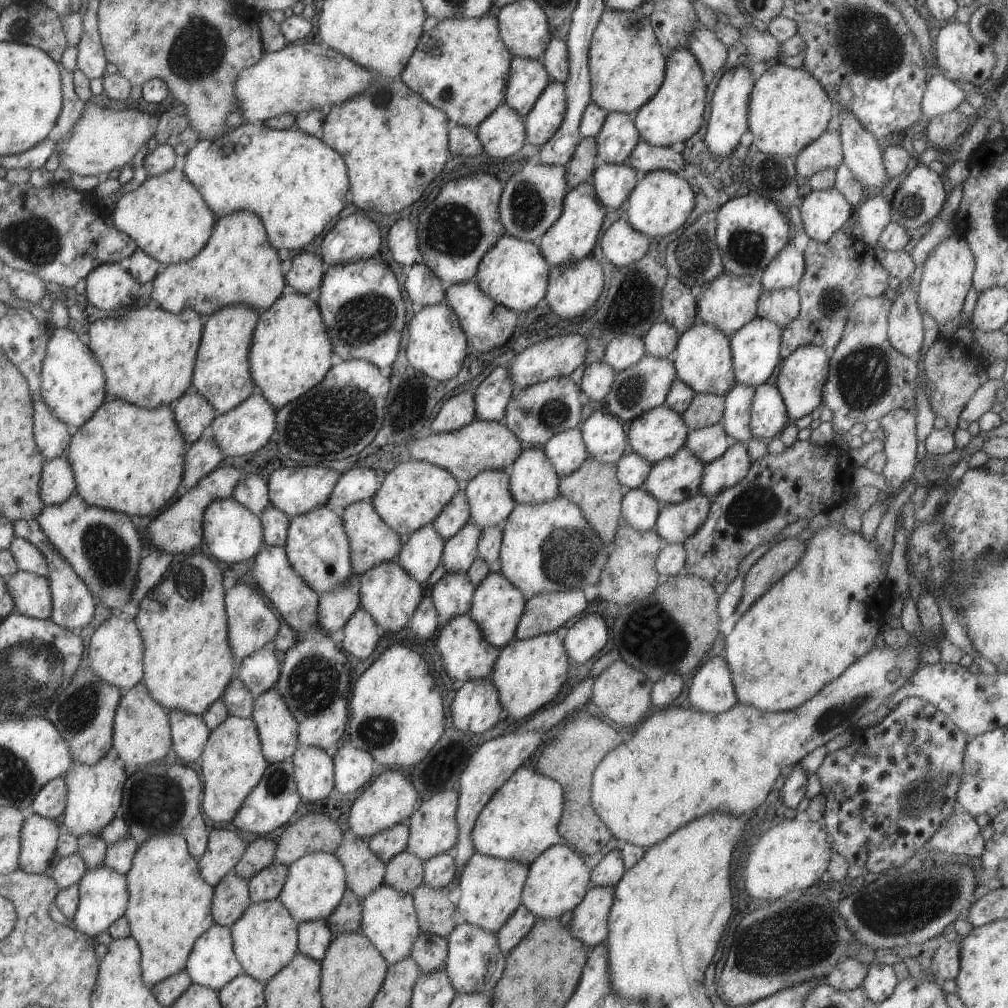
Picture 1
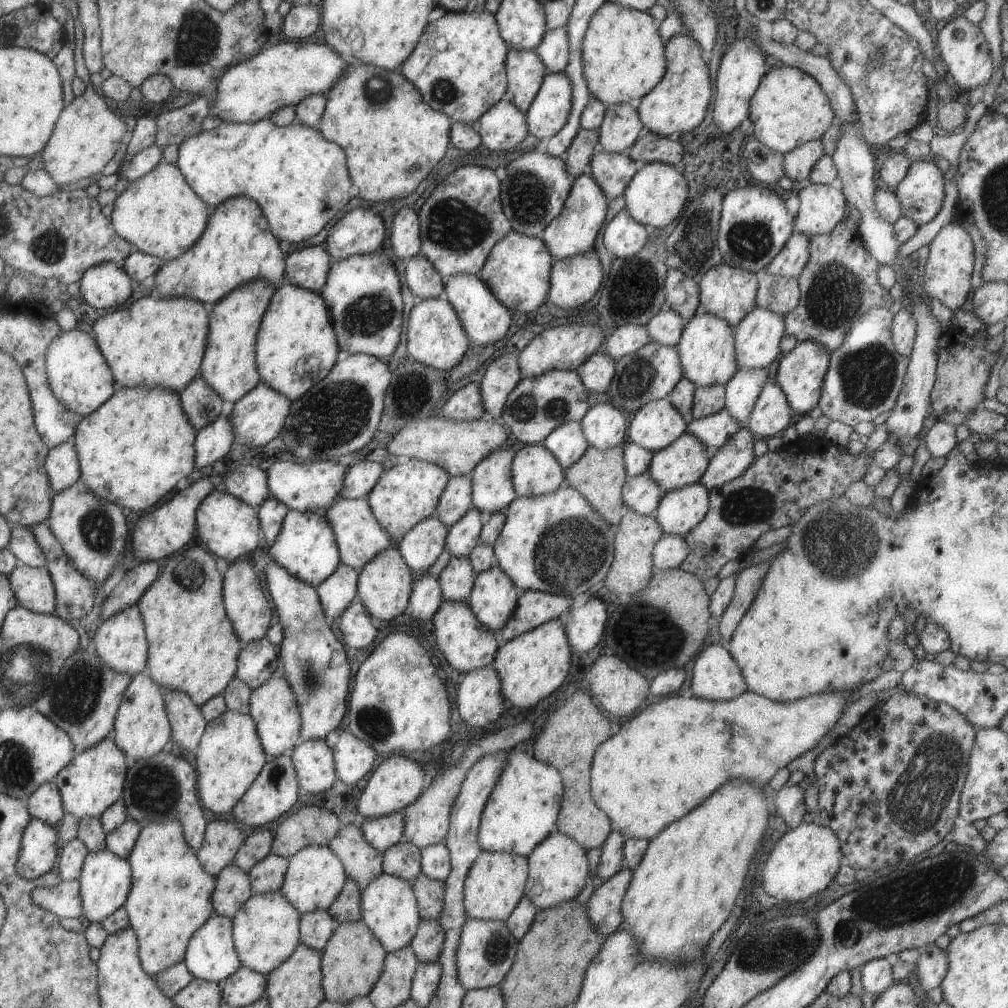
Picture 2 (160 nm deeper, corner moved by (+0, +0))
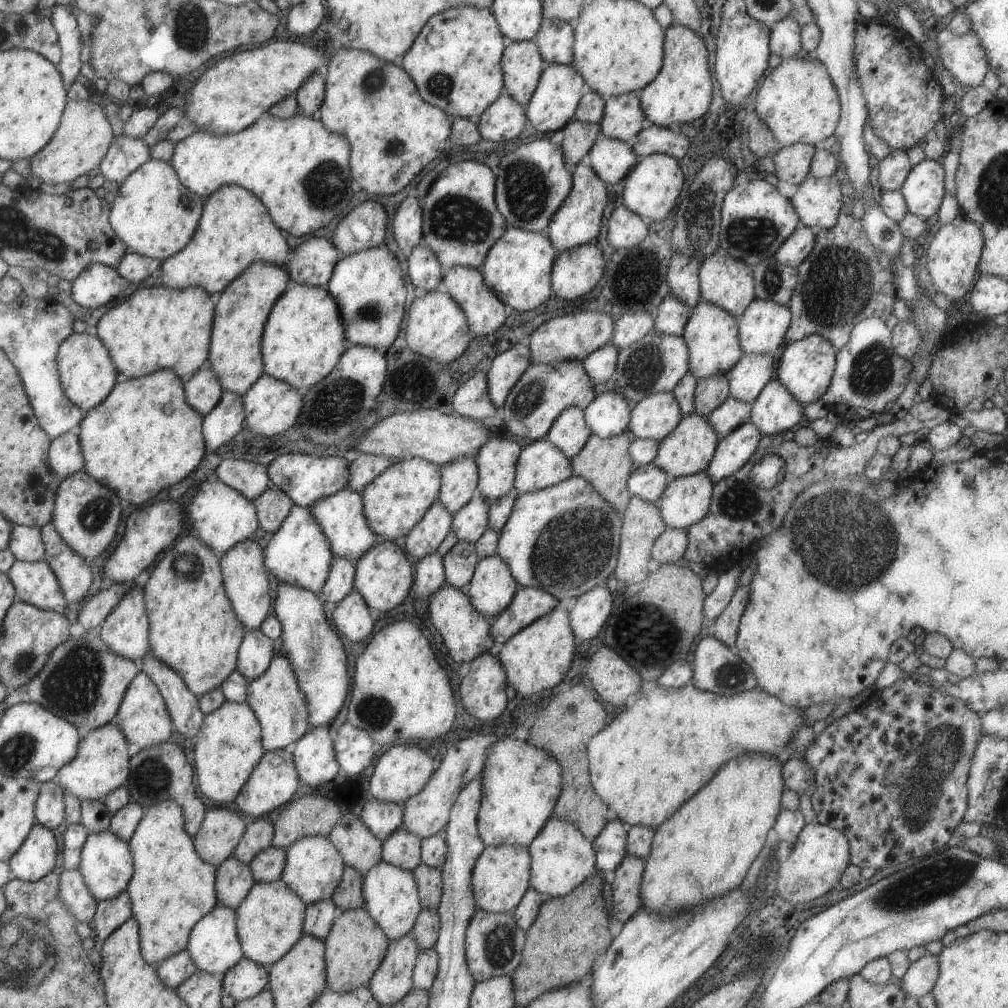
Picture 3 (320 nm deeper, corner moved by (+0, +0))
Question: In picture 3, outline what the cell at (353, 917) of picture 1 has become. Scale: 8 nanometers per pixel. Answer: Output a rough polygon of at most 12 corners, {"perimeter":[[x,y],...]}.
{"perimeter":[[344,866],[330,896],[339,911],[364,906],[362,876]]}

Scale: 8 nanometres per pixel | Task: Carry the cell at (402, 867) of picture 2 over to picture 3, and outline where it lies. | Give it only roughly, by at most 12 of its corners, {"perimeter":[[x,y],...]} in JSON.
{"perimeter":[[403,828],[382,841],[383,862],[412,871],[420,838]]}

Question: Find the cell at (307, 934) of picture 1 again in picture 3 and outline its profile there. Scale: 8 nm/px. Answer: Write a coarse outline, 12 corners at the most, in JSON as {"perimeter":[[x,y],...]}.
{"perimeter":[[331,898],[305,905],[302,932],[324,940],[338,914]]}

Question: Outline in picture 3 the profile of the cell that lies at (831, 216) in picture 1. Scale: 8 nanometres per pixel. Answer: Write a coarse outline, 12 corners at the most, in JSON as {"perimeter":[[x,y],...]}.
{"perimeter":[[810,172],[790,199],[799,224],[831,228],[846,201]]}

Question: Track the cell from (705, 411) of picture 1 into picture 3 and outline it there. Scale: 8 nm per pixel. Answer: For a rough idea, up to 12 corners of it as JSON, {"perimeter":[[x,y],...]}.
{"perimeter":[[725,374],[696,379],[694,411],[707,416],[729,394]]}

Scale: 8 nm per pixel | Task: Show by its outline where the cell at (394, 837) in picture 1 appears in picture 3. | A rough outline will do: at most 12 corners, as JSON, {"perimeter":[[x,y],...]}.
{"perimeter":[[369,797],[357,811],[380,841],[402,826],[402,806]]}

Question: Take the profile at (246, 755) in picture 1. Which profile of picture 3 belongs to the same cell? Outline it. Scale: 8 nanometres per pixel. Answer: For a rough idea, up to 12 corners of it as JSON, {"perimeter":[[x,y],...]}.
{"perimeter":[[246,702],[204,715],[193,742],[199,792],[235,795],[265,751]]}

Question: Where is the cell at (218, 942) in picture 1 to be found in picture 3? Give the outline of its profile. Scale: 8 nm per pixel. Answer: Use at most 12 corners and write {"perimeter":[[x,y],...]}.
{"perimeter":[[217,903],[193,925],[186,949],[221,977],[244,956],[232,908]]}

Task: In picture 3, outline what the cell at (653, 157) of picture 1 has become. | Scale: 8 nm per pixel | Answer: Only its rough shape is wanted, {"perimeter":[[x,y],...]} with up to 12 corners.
{"perimeter":[[675,127],[641,129],[631,145],[639,158],[663,153],[678,159],[689,140]]}

